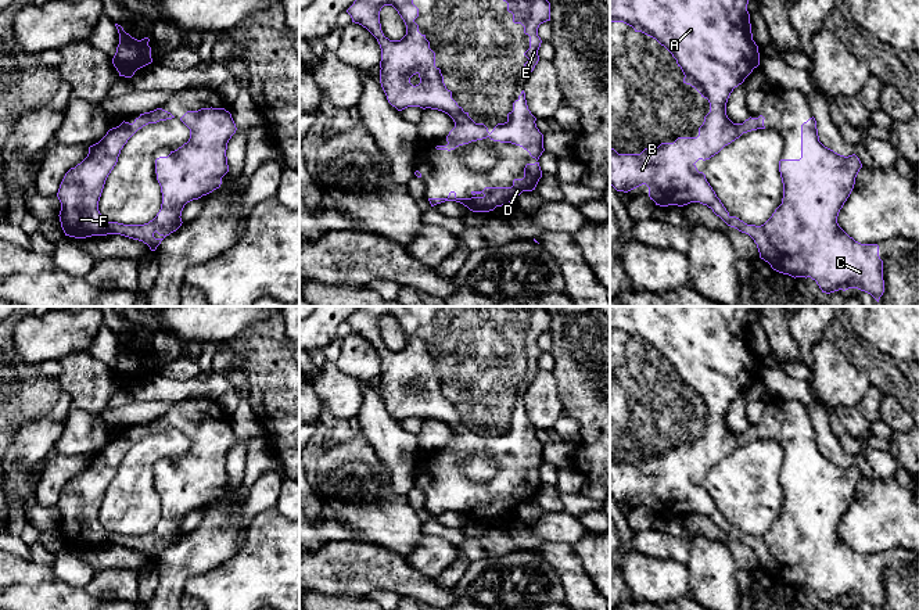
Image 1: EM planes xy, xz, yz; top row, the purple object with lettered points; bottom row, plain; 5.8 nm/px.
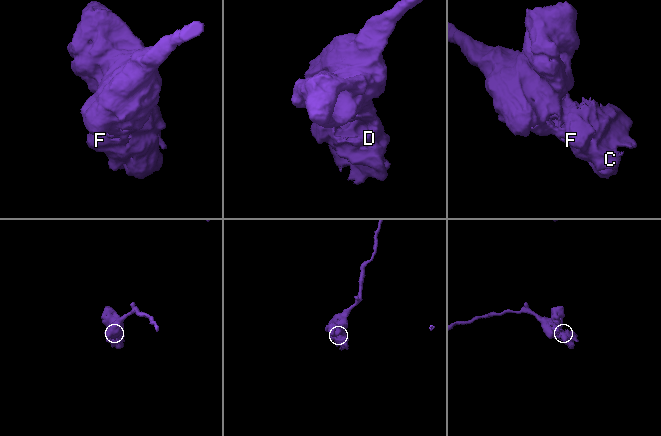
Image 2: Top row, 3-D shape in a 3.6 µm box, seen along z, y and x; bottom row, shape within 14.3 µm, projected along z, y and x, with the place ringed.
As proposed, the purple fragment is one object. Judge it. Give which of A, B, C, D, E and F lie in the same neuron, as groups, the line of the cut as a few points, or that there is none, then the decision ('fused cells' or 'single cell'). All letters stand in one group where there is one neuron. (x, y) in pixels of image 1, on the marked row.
A B C D E F; no cut; single cell

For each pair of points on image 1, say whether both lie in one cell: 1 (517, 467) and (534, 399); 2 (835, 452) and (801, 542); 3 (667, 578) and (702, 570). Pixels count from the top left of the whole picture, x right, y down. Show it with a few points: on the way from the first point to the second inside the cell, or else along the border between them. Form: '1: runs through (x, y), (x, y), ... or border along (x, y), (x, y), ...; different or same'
1: border along (523, 399), (527, 419), (537, 429); different
2: border along (815, 431), (825, 456), (853, 465); different
3: border along (685, 566), (689, 574), (690, 594); different

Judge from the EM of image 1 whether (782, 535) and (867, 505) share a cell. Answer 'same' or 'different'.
different

